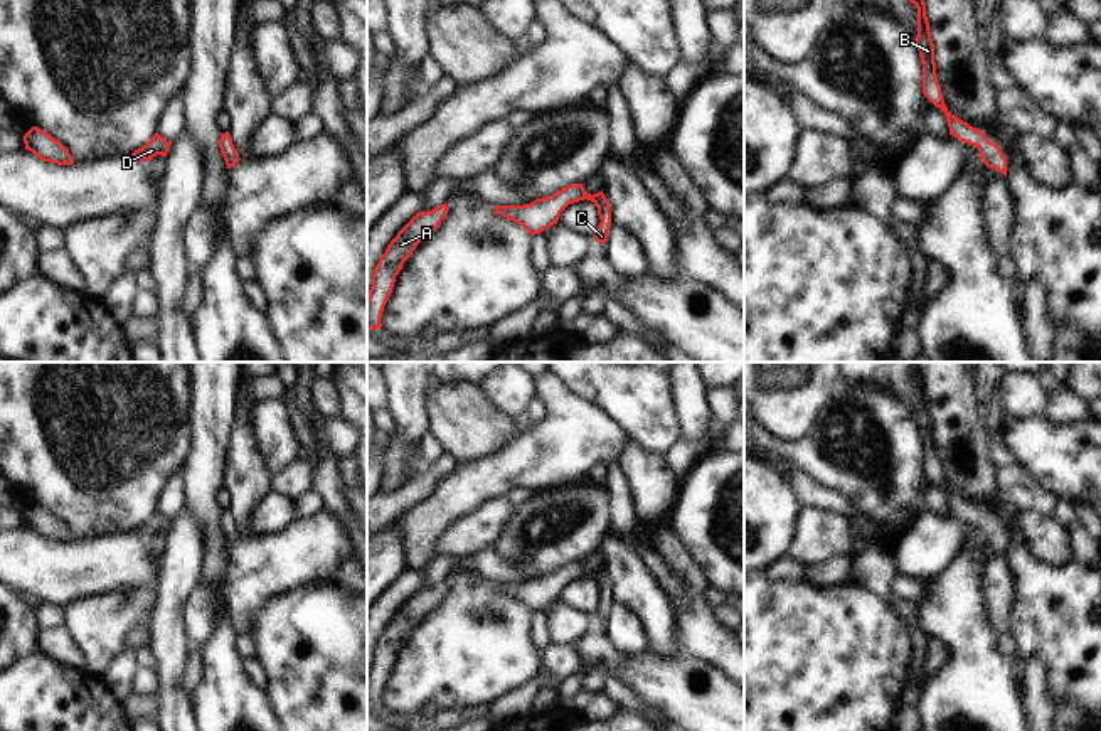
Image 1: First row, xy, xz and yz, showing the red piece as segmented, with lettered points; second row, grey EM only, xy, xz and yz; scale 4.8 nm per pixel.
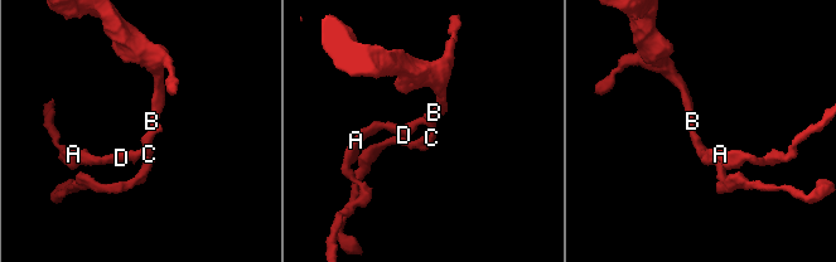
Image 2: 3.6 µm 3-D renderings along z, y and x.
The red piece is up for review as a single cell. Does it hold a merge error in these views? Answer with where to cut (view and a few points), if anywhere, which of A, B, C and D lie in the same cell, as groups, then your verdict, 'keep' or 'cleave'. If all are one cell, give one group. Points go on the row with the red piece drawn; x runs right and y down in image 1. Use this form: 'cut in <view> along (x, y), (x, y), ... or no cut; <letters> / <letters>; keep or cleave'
no cut; A B C D; keep

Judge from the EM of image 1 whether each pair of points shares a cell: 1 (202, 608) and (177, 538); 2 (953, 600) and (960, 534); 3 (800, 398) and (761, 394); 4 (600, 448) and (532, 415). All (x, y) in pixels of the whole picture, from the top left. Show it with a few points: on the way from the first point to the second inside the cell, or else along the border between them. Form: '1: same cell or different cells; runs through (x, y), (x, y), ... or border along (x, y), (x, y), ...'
1: different cells; border along (197, 588), (184, 602), (182, 627)
2: different cells; border along (978, 534), (943, 571), (930, 580)
3: same cell; runs through (790, 394), (771, 394)
4: different cells; border along (536, 394), (544, 408), (544, 416), (532, 425)

